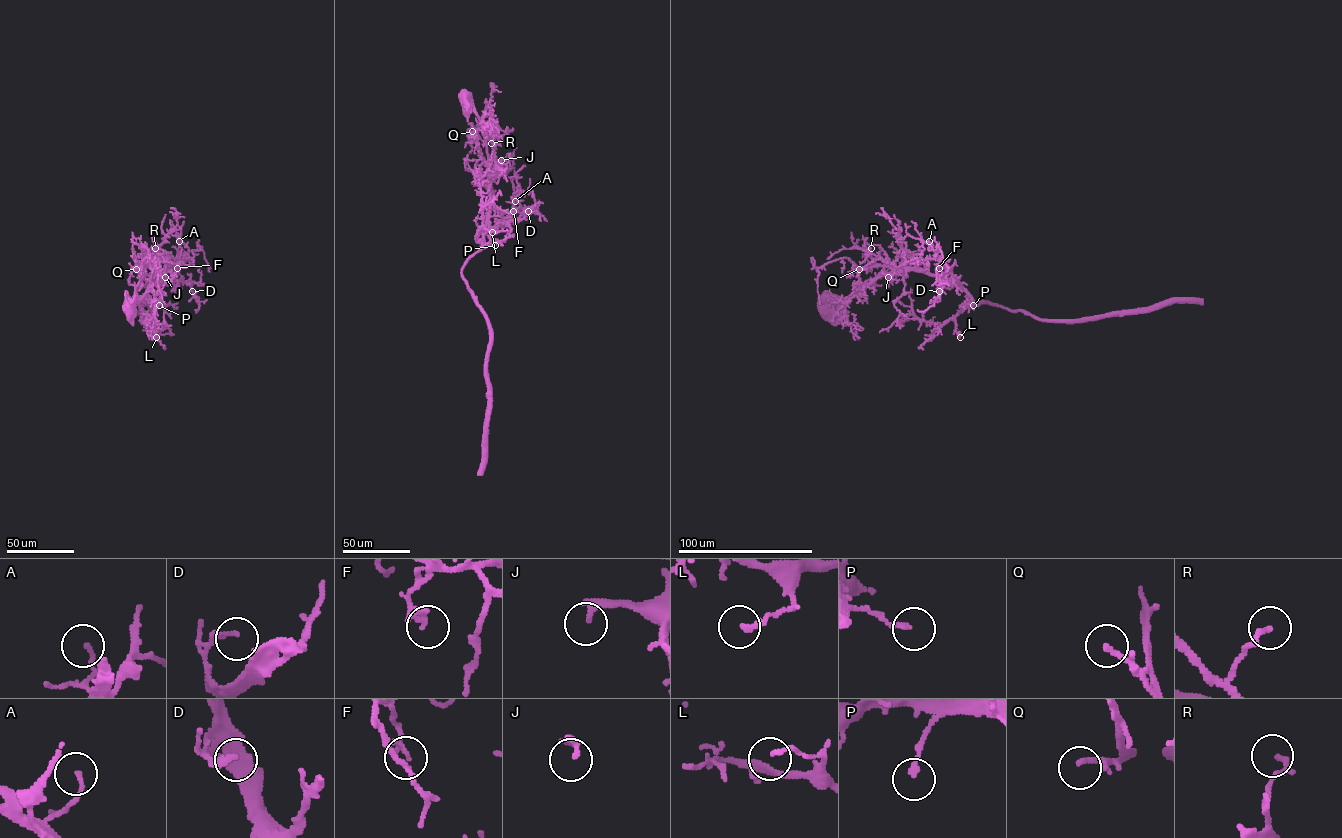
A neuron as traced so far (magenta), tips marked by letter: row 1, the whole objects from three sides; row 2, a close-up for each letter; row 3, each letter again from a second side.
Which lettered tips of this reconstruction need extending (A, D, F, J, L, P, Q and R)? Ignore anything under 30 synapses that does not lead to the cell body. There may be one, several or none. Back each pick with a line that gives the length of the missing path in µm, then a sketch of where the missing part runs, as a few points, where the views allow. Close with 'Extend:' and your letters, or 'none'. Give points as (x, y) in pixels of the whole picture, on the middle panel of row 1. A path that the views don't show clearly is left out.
J: about 10 µm are missing
Extend: J

